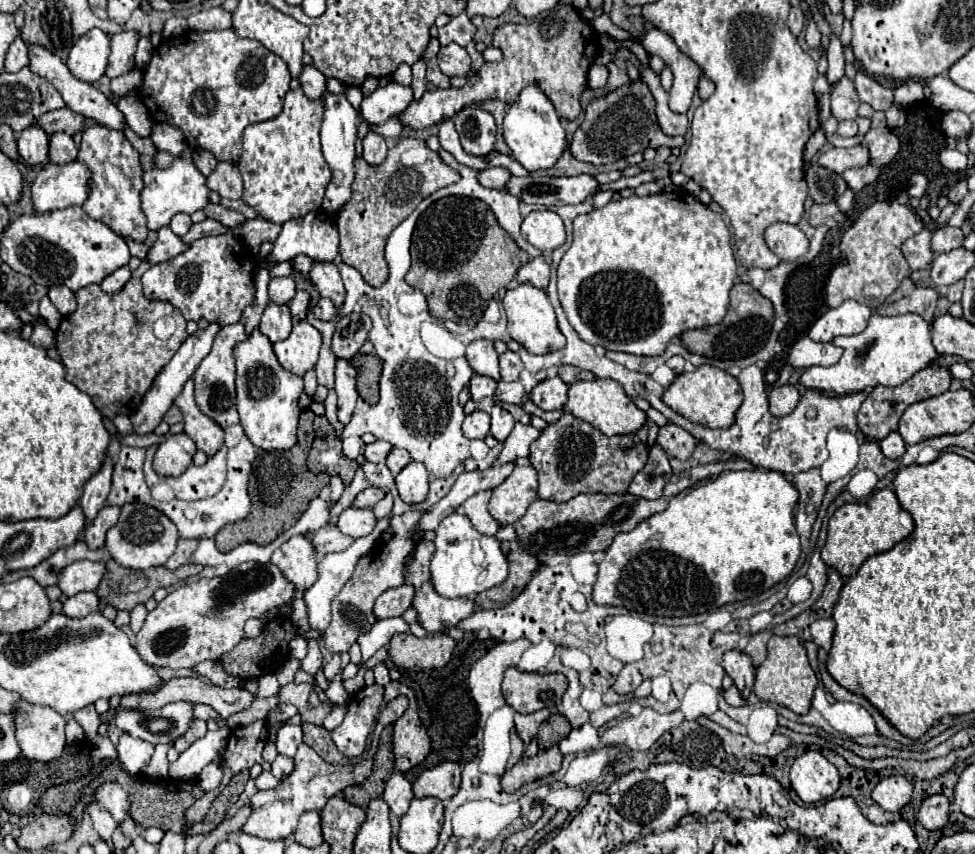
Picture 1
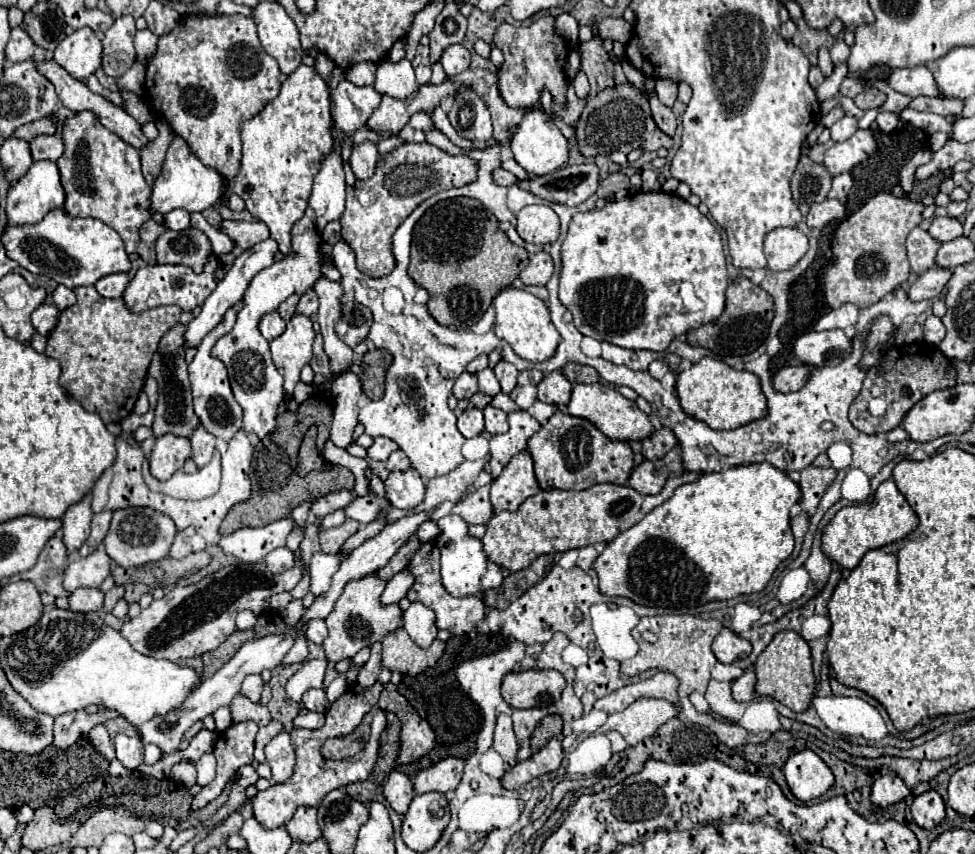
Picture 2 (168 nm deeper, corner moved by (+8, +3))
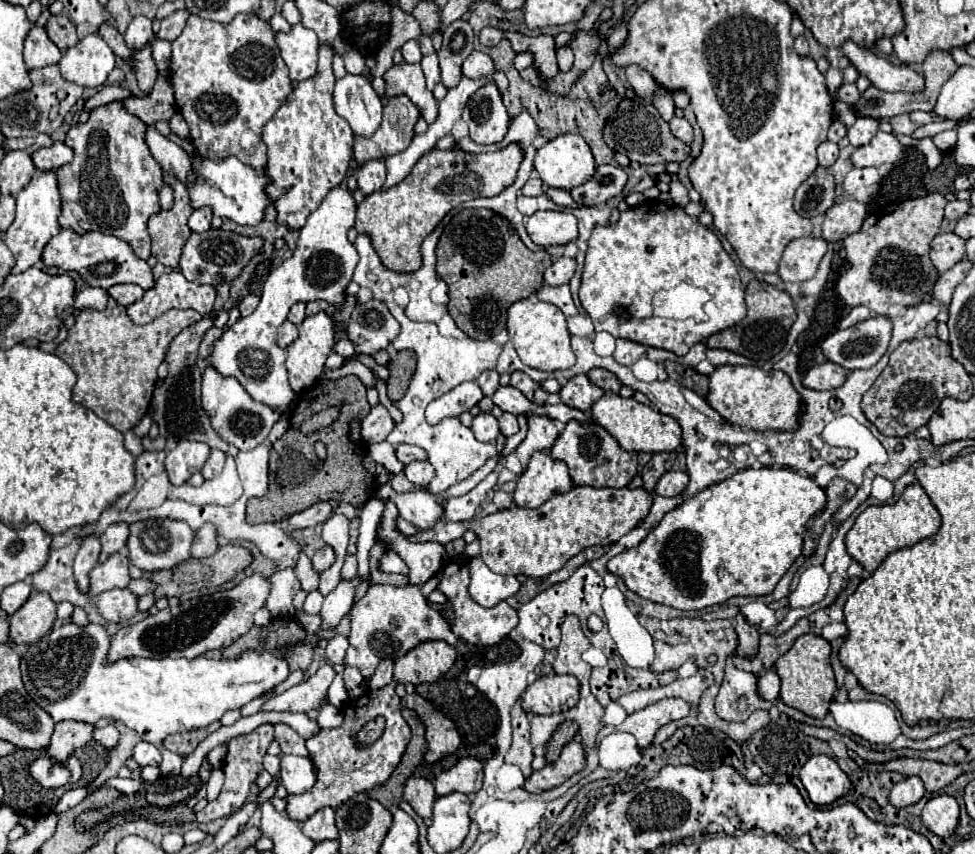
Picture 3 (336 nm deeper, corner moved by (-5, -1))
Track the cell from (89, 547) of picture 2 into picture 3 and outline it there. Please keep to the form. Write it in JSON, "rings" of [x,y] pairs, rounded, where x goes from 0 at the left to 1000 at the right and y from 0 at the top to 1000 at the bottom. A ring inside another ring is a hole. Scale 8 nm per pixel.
{"rings":[[[128,611],[124,614],[116,614],[112,616],[104,628],[104,651],[102,651],[102,658],[108,658],[114,649],[122,646],[128,637],[130,637],[130,630],[132,630],[132,616]]]}

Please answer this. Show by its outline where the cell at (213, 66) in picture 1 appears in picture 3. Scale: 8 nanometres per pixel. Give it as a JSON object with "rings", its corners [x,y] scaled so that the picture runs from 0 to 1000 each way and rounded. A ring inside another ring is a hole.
{"rings":[[[196,16],[186,42],[177,47],[175,96],[182,126],[194,145],[196,164],[206,185],[231,187],[243,183],[259,197],[274,194],[274,173],[270,169],[259,180],[253,180],[245,164],[251,152],[268,159],[270,148],[301,105],[276,26],[247,16],[229,30]]]}

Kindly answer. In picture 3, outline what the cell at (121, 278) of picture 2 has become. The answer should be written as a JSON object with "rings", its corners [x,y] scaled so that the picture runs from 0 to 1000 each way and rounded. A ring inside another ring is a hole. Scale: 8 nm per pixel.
{"rings":[[[120,333],[120,335],[112,337],[112,347],[116,351],[120,351],[120,356],[124,356],[124,358],[132,358],[132,356],[141,354],[147,344],[149,344],[149,340],[141,333]]]}

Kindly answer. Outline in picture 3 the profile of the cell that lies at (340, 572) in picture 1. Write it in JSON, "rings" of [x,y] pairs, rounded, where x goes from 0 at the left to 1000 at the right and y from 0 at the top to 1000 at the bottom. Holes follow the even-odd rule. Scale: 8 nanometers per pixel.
{"rings":[[[344,745],[344,747],[339,747],[339,749],[335,752],[335,759],[333,759],[335,773],[337,773],[339,778],[352,778],[356,756],[358,756],[358,752],[356,752],[354,745]]]}

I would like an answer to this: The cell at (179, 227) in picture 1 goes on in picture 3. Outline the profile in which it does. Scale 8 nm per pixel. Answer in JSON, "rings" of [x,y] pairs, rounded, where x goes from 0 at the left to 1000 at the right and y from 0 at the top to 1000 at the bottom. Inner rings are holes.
{"rings":[[[214,241],[202,244],[202,246],[198,246],[198,251],[194,255],[194,267],[198,272],[212,272],[216,267],[216,255],[218,255],[218,248]]]}

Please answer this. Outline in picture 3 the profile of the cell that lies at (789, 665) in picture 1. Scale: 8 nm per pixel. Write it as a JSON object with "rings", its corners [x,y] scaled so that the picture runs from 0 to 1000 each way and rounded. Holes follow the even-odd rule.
{"rings":[[[836,742],[819,745],[815,749],[813,759],[795,775],[795,785],[801,794],[799,817],[807,827],[811,827],[819,834],[826,834],[832,841],[844,843],[846,836],[850,834],[850,824],[852,824],[854,813],[858,808],[856,789],[850,778],[850,768],[852,768],[852,754],[844,745],[836,745]]]}

